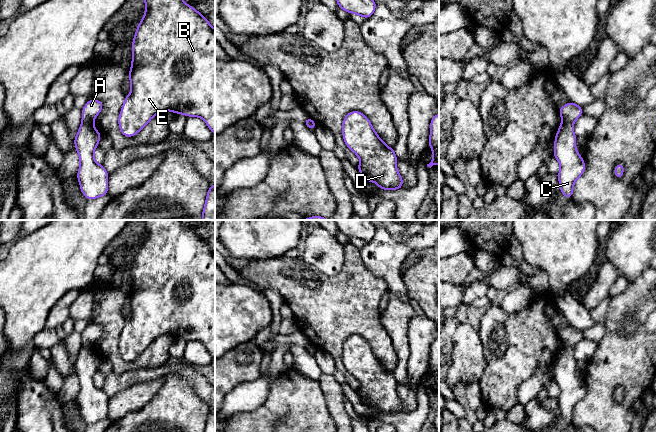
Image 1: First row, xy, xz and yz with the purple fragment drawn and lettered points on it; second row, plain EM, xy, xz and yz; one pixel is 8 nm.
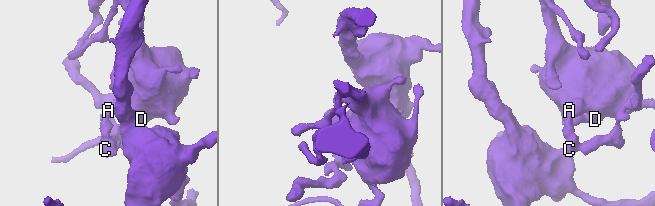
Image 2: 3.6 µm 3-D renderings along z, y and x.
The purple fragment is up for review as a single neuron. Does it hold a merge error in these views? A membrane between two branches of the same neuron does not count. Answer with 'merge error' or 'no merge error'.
merge error

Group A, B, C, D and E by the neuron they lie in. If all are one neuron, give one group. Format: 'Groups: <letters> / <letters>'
Groups: A B D E / C

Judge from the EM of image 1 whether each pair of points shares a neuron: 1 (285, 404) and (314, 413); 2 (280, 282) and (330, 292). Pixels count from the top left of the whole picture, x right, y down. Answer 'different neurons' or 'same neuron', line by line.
1: same neuron
2: same neuron

